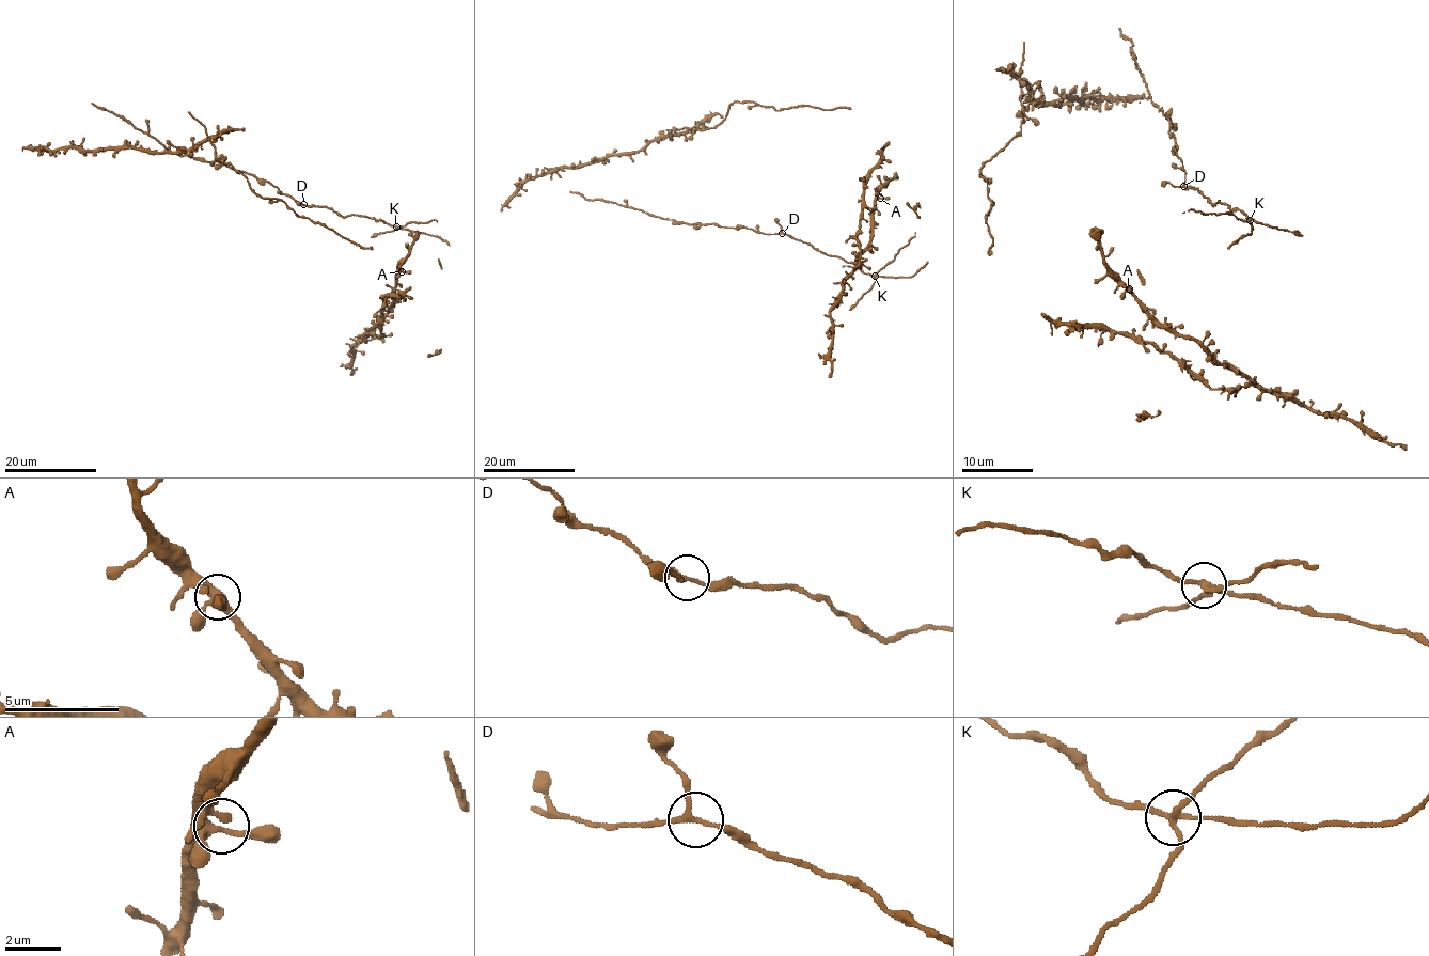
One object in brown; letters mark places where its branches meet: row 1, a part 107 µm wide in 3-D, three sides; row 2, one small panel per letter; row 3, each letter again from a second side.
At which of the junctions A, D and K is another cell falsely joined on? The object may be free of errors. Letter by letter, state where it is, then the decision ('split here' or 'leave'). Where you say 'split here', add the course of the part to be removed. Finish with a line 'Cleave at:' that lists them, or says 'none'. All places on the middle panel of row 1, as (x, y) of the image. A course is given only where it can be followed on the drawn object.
A: place (880, 198); leave
D: place (782, 233); leave
K: place (875, 276); split here; course (874, 276), (891, 262), (915, 232)
Cleave at: K

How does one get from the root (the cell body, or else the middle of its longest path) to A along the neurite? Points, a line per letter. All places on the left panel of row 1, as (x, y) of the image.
A: (380, 335), (376, 337), (372, 329), (393, 303), (394, 278), (402, 271)

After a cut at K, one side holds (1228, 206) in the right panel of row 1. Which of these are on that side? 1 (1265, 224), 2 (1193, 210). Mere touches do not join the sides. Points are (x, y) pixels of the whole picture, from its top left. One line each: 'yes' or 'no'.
1: no
2: no

